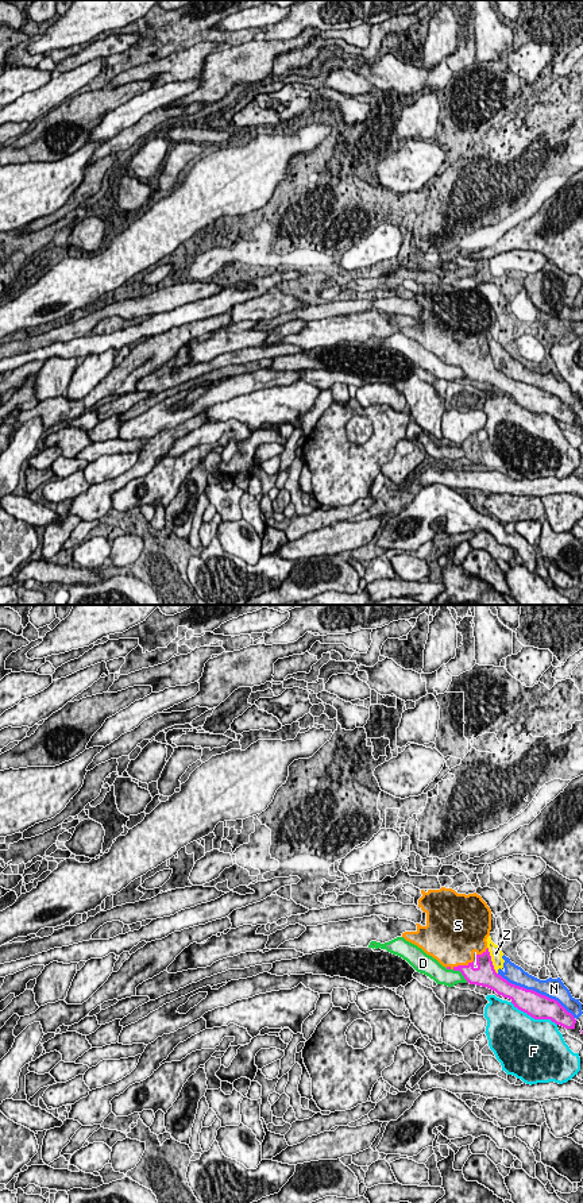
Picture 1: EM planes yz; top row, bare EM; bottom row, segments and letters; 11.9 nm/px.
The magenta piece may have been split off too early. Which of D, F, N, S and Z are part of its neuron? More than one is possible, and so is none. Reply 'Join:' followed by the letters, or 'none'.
Join: S

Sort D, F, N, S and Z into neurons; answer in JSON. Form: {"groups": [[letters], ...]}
{"groups": [["D"], ["F"], ["N", "Z"], ["S"]]}

